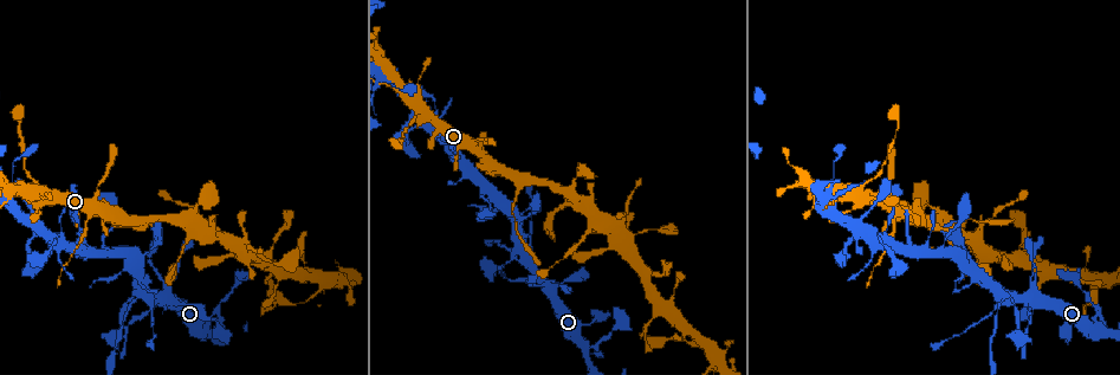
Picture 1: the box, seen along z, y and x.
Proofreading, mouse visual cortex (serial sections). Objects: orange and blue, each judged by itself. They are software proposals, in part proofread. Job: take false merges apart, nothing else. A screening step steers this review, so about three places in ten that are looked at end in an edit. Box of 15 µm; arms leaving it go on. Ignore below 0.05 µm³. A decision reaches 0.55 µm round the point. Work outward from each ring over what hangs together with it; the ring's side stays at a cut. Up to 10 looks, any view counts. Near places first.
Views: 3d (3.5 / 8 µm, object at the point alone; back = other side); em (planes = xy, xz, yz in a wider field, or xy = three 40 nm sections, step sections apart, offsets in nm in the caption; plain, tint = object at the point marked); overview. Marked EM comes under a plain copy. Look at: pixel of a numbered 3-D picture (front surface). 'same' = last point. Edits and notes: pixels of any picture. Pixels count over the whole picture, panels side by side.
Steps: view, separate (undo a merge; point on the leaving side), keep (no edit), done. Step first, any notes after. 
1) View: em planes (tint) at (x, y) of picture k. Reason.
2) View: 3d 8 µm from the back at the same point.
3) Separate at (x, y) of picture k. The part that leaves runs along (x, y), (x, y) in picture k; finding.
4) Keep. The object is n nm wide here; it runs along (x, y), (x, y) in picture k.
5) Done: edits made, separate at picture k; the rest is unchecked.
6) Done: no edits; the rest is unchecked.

View: 3d 3.5 µm at (519, 252) of picture 1. Small branch off a trunk.

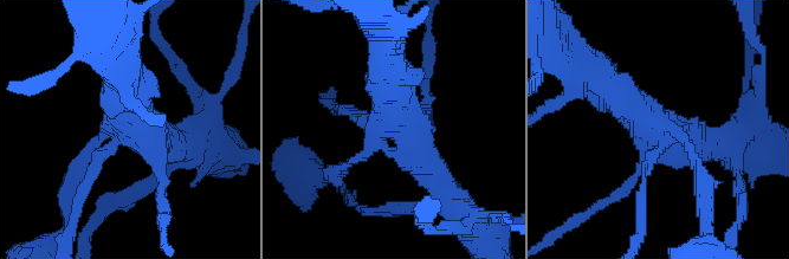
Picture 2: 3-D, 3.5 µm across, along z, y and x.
View: em xy step 5 (tint) at (120, 133) of picture 2. Need the tissue.

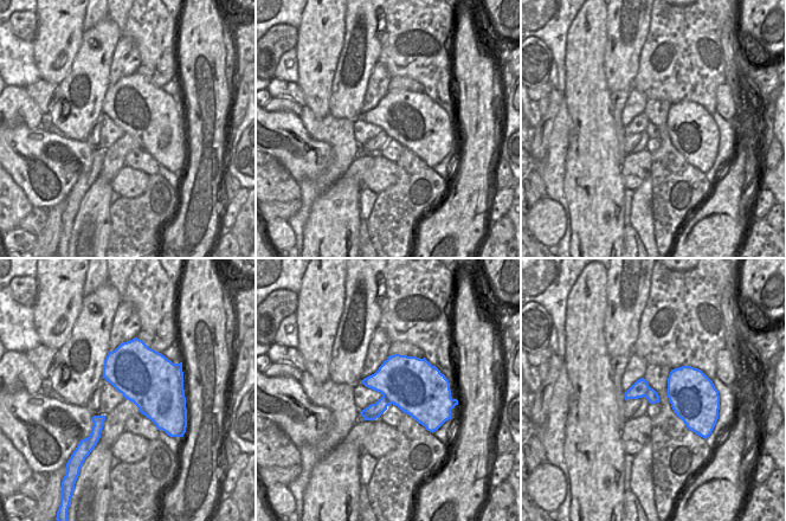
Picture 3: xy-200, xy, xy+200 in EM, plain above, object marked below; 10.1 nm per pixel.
Separate at (90, 175) of picture 2. The part that leaves runs along (661, 146), (646, 167), (636, 240) in picture 2; two cells meet here.

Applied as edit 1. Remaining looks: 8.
View: overview. See it whole again.

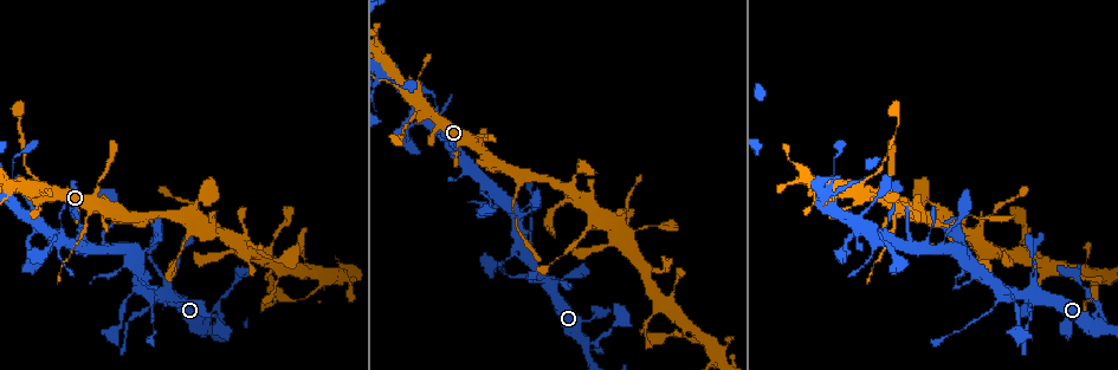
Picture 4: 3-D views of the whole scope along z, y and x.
View: 3d 8 µm at (591, 228) of picture 4. Calibre changes.

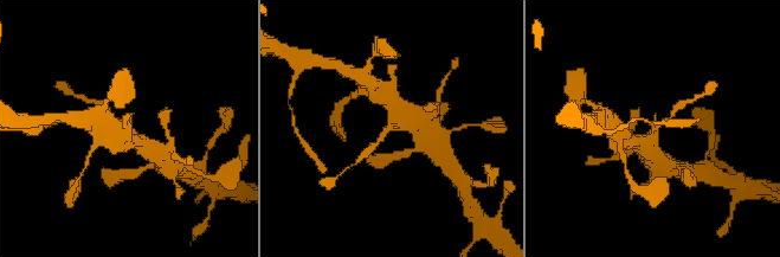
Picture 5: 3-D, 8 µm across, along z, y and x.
View: em xy step 1 (tint) at (654, 128) of picture 5. The arms are 200, 400 nm wide; need the tissue.

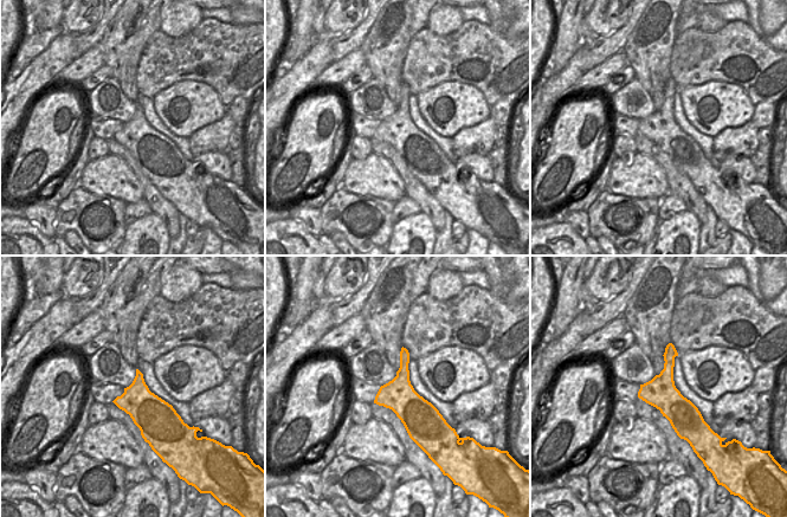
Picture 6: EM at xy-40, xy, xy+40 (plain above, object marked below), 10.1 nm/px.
Keep. It runs along (633, 141), (648, 141), (676, 109) in picture 5; continuous, no second cell.

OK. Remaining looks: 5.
View: 3d 3.5 µm at (207, 321) of picture 4. Narrows sharply.

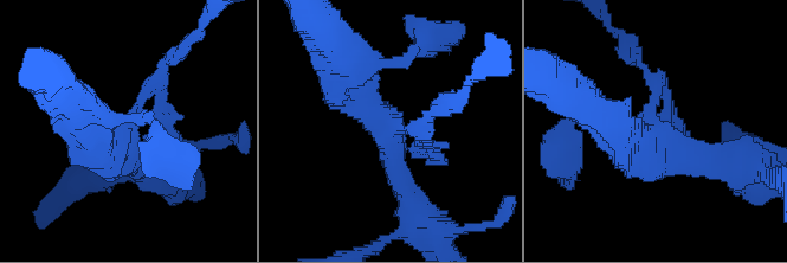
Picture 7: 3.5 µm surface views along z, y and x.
View: em planes (tint) at (652, 133) of picture 7. Need the tissue.

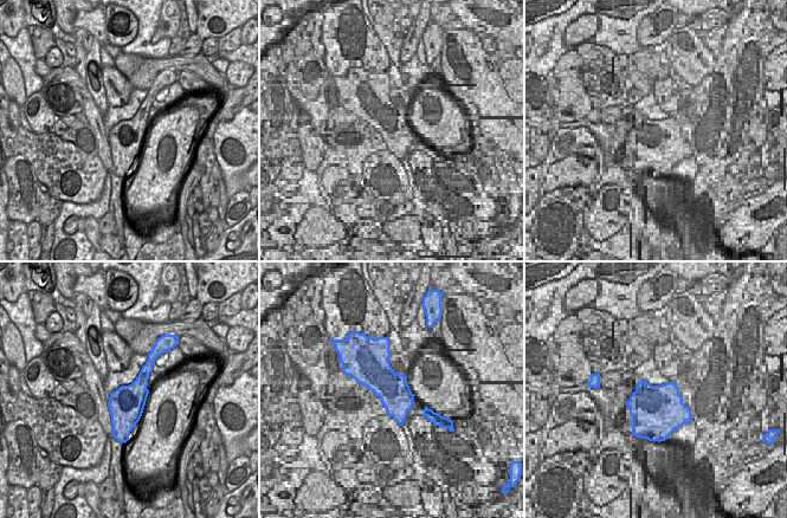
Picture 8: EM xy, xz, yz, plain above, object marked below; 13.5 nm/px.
Keep. It runs along (340, 72), (384, 127), (424, 121) in picture 7; one cell here.

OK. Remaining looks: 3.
View: 3d 3.5 µm at (1097, 279) of picture 4. Abrupt turn.

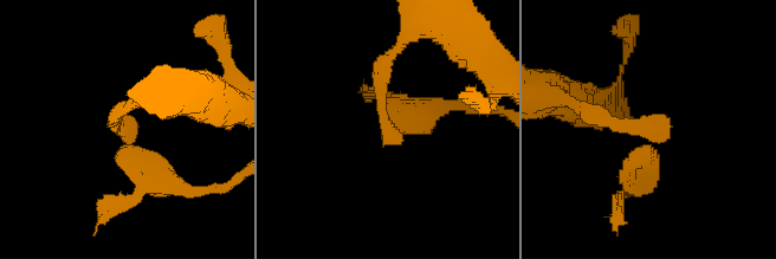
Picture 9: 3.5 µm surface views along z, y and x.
View: em xy step 5 (tint) at (650, 129) of picture 9. The arms are 200, 300 nm wide.

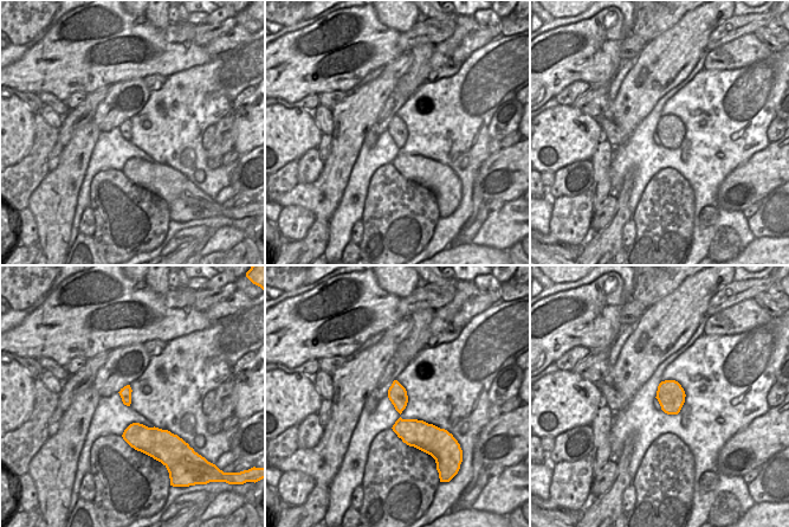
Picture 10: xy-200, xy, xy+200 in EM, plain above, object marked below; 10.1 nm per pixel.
Keep. Continuous, no second cell.

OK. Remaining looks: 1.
Done: edits made, separate at picture 2; the rest is unchecked.

